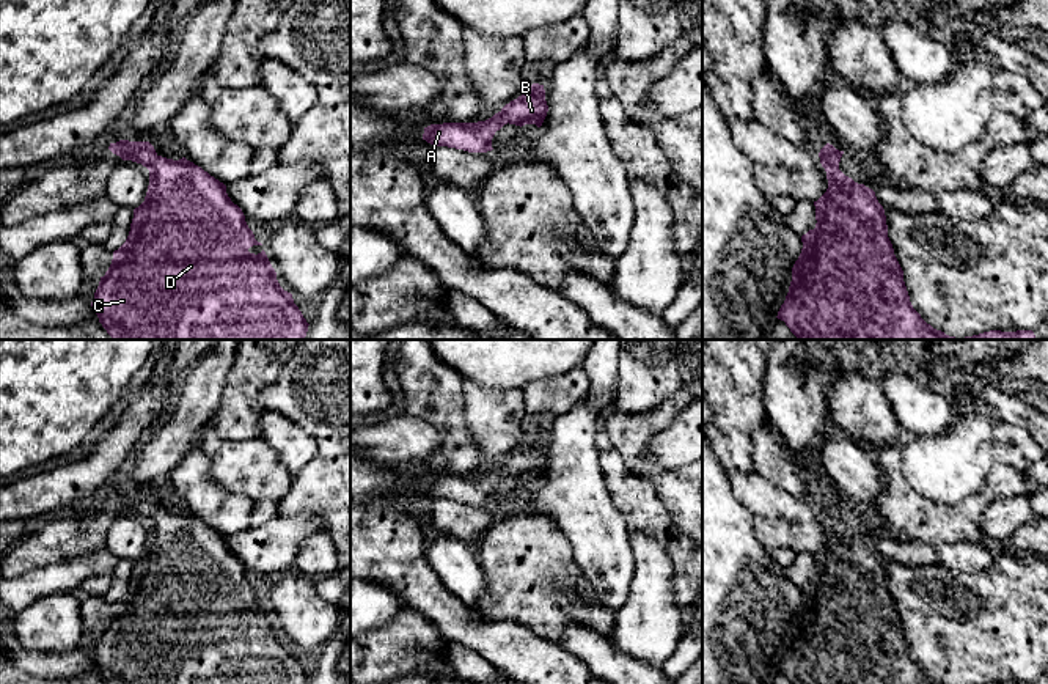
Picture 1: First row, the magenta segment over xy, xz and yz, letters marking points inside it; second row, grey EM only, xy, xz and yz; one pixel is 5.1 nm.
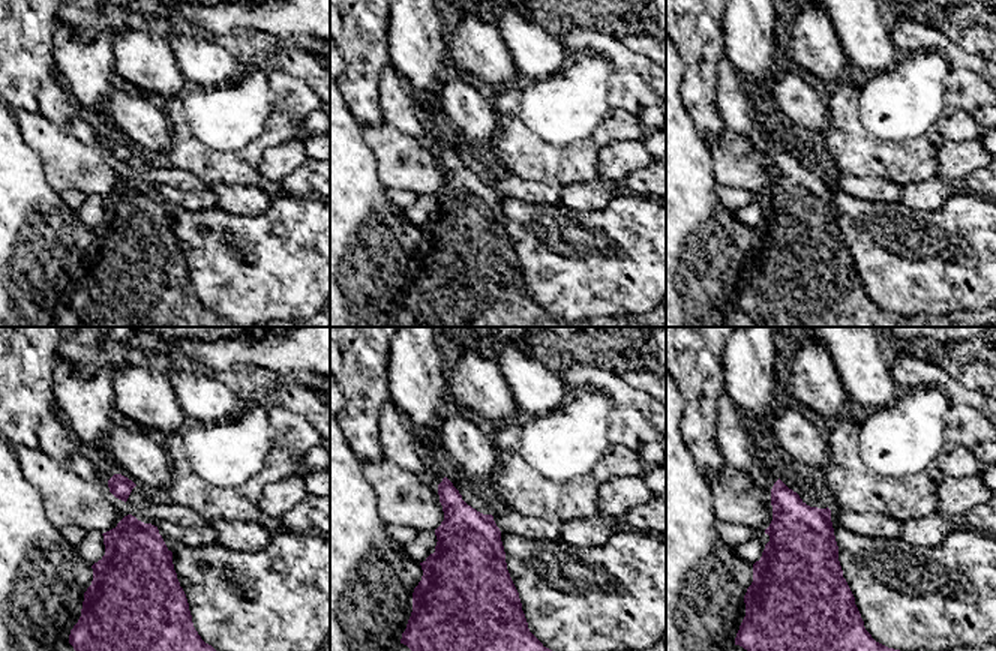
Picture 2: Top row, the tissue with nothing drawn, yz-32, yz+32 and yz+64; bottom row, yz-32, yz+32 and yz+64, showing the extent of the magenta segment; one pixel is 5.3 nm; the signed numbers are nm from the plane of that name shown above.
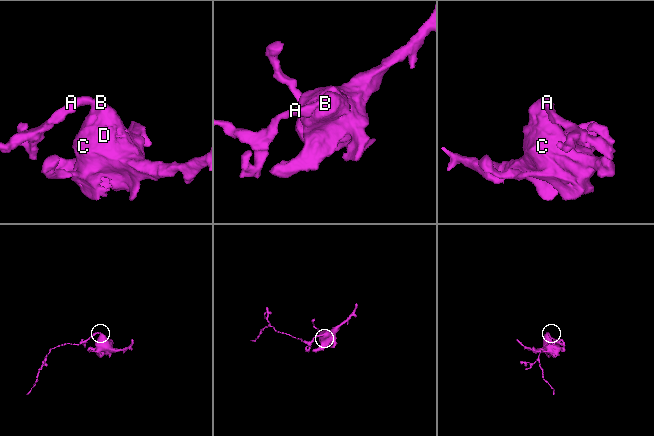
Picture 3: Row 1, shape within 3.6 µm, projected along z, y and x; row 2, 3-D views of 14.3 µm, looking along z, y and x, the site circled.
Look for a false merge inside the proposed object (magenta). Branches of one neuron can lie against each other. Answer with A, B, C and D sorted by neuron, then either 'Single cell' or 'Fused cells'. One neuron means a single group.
Groups: A B C D. Single cell

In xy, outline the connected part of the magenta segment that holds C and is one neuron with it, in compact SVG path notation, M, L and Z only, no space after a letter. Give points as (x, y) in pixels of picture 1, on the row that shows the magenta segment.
M119 140L110 143L108 149L149 170L145 201L134 209L129 236L113 252L91 302L112 340L305 340L310 324L292 294L280 286L266 252L248 252L262 244L255 239L223 182L185 157L173 160L159 156L149 142Z

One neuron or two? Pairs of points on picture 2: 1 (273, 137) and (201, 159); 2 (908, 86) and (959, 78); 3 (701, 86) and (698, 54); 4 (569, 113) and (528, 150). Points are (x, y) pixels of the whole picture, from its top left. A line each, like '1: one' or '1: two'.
1: one
2: two
3: one
4: two

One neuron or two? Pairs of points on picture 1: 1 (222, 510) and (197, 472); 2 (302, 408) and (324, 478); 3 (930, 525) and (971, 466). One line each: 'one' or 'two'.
1: one
2: one
3: two

